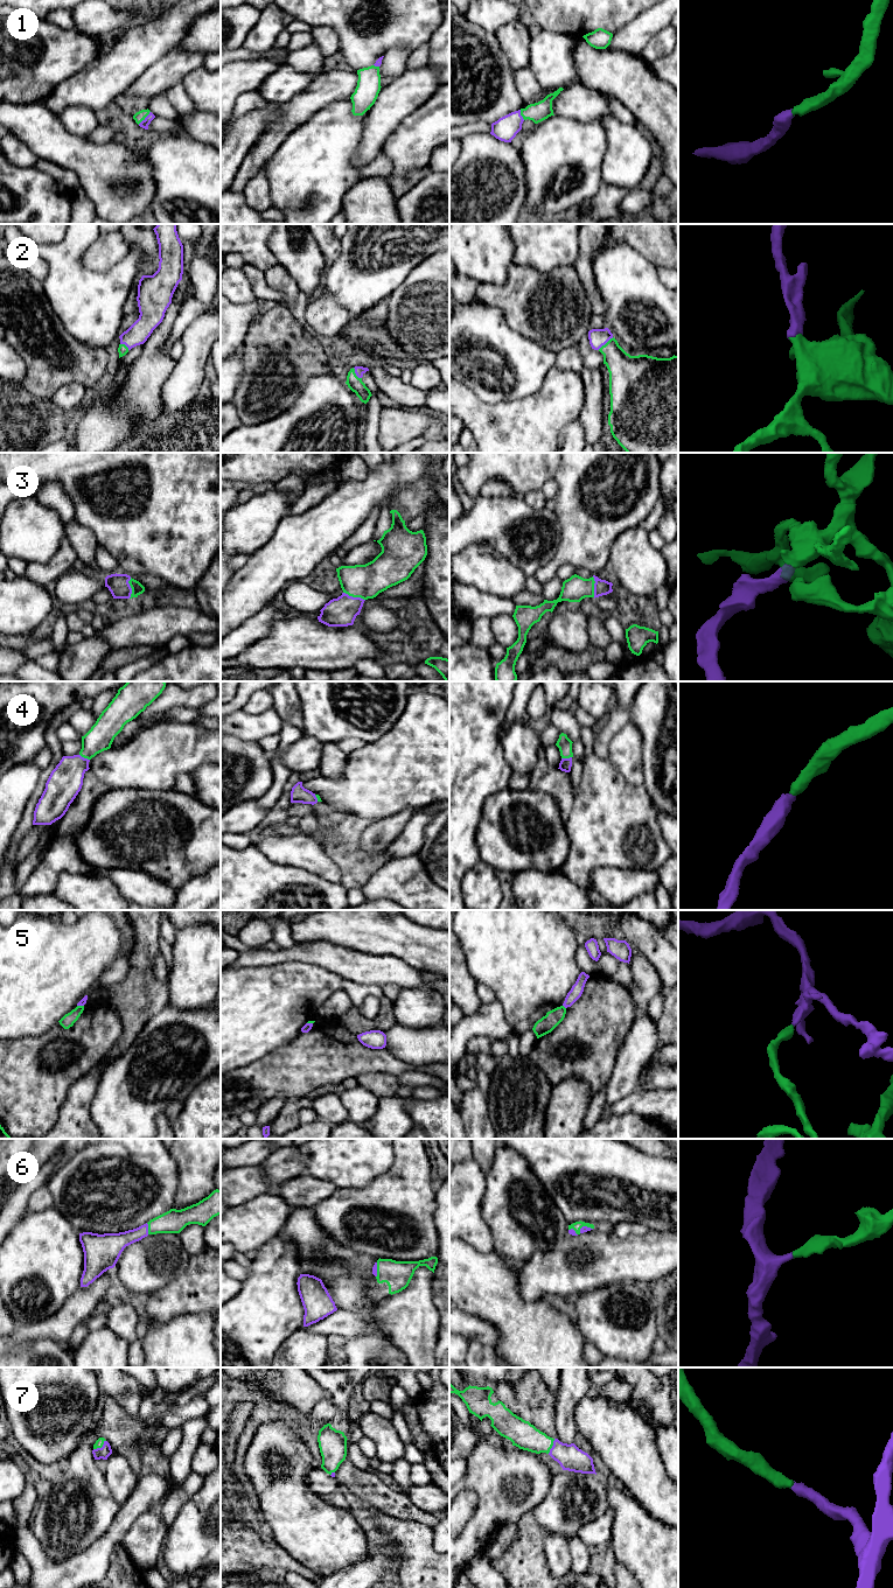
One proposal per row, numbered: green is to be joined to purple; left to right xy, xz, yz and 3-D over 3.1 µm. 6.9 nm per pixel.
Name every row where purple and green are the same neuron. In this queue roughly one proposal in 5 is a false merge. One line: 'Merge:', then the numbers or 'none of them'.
Merge: 1, 2, 3, 4, 6, 7

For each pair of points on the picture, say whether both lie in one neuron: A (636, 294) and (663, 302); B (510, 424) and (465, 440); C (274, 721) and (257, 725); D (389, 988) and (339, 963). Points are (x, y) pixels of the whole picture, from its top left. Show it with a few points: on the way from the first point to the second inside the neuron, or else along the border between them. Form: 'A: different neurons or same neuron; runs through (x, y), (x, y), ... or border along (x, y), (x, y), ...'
A: same neuron; runs through (643, 299), (656, 301)
B: different neurons; border along (465, 427), (474, 440)
C: same neuron; runs through (270, 722), (262, 725)
D: different neurons; border along (382, 985), (396, 984), (400, 988)

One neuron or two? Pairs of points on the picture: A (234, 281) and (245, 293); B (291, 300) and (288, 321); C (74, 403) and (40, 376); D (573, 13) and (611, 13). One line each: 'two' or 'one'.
A: one
B: two
C: two
D: one

